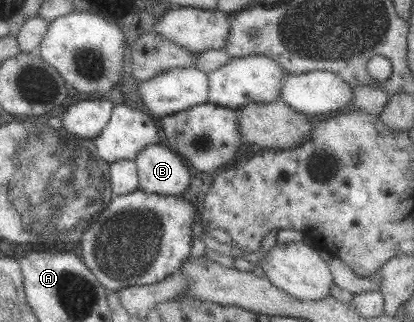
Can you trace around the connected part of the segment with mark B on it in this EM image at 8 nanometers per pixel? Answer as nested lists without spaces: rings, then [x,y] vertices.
[[[149,145],[135,156],[134,162],[138,189],[145,193],[179,196],[189,185],[187,163],[170,147]]]

